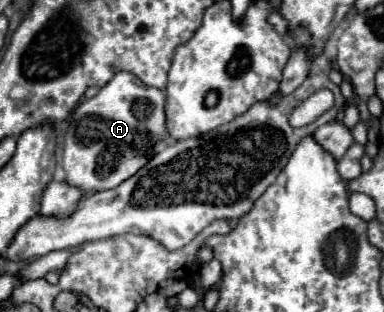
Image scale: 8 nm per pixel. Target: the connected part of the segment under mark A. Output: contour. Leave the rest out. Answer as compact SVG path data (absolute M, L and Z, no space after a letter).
M117 72L113 80L99 90L91 100L83 100L75 112L71 114L71 126L65 132L63 144L63 170L65 182L79 186L85 194L103 188L115 188L123 180L131 178L141 166L145 166L151 158L151 150L157 142L165 140L165 114L163 114L165 94L159 88L151 88L143 84L131 72Z

